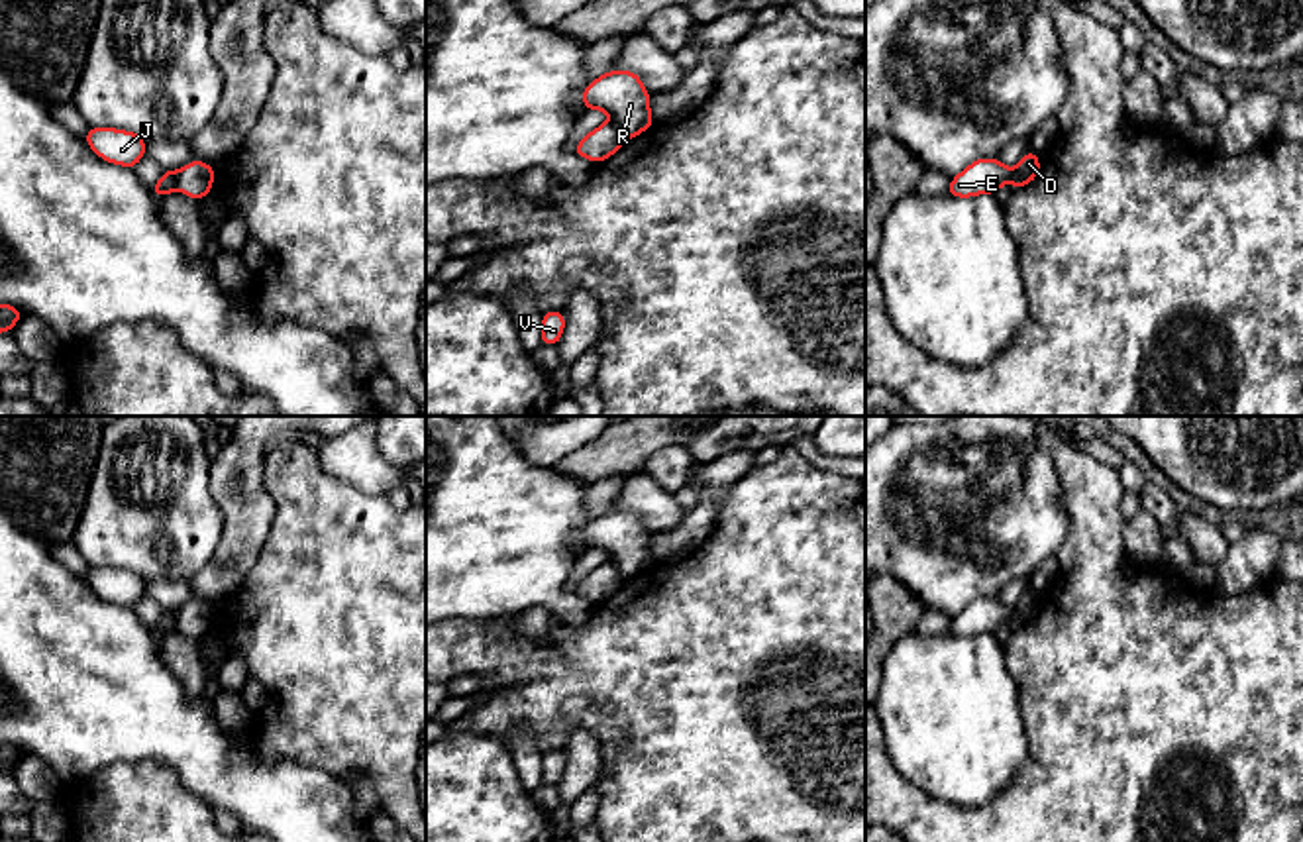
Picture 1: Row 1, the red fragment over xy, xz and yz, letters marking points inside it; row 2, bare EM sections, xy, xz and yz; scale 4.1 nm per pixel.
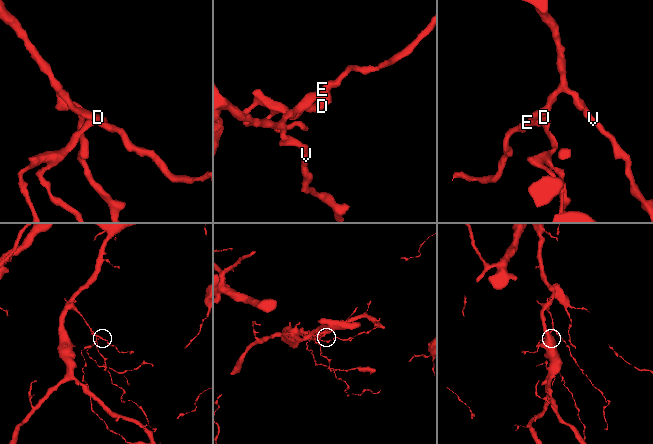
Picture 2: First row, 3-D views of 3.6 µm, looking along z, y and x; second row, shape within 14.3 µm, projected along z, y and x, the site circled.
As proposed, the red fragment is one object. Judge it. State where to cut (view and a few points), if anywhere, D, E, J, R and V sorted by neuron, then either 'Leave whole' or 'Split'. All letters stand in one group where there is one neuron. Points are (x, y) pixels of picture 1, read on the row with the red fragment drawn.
Split along xz (613, 118), (626, 138). Groups: D / E J R V. Split

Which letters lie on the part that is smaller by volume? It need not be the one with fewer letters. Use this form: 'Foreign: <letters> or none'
Foreign: D

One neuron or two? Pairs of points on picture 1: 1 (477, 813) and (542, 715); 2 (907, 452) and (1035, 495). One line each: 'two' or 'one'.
1: two
2: one

